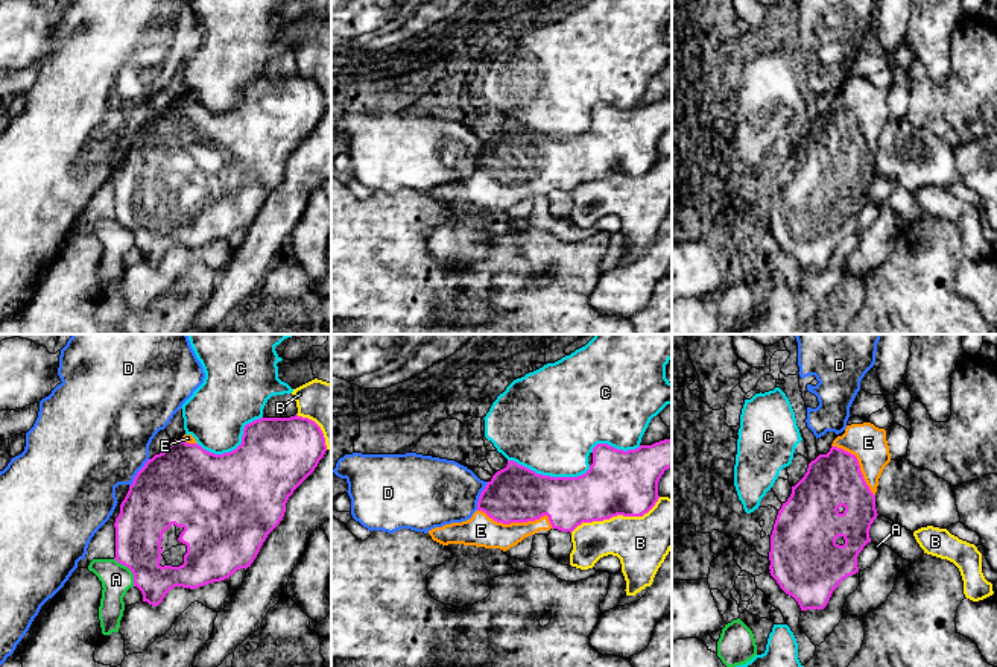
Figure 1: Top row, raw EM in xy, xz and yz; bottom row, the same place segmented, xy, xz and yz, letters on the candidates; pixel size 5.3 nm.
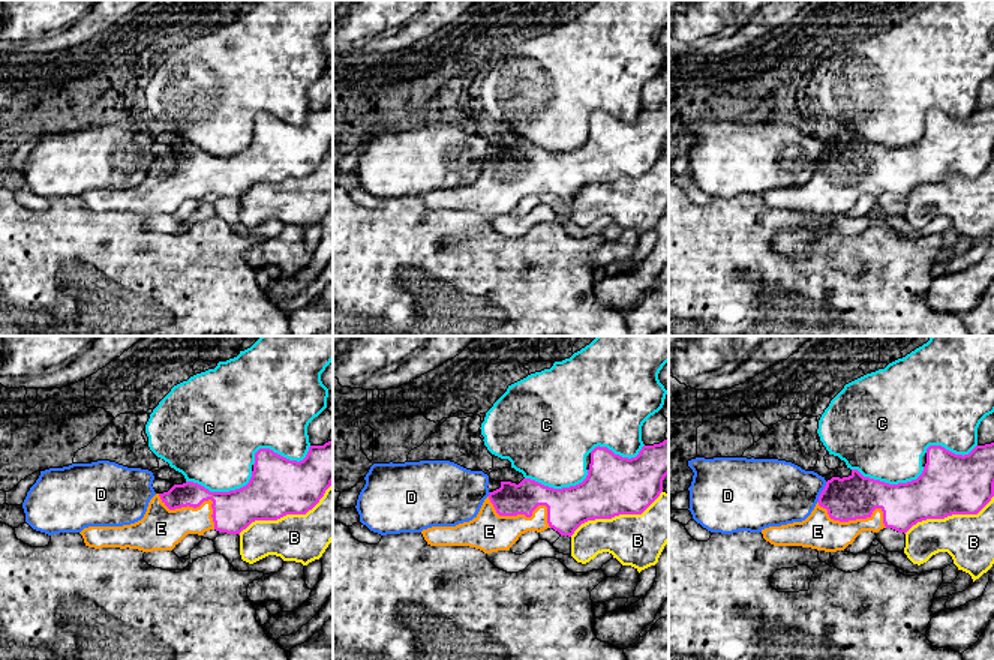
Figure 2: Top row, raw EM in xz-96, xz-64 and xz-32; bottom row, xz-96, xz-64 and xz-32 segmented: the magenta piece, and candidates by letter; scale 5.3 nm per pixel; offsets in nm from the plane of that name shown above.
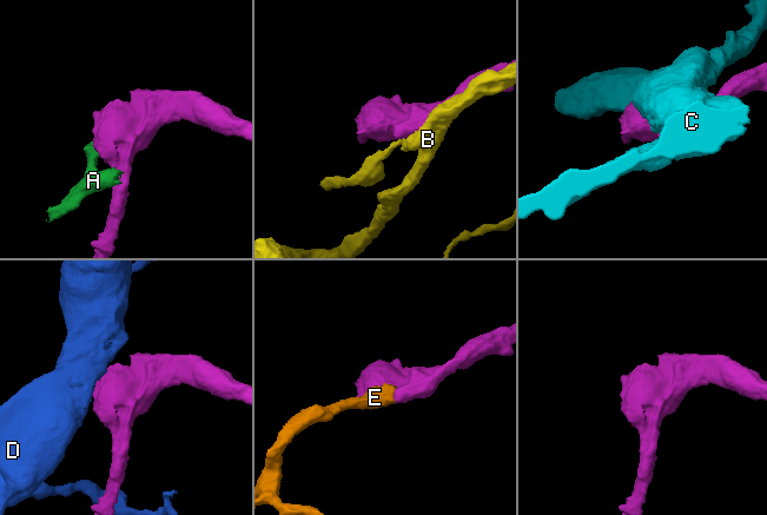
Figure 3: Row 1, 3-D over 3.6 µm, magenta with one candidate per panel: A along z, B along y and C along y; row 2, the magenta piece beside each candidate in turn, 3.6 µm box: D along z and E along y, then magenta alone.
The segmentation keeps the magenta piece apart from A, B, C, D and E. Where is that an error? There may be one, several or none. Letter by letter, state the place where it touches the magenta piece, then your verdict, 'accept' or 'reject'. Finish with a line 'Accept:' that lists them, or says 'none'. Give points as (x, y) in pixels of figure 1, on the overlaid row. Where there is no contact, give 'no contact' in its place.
A: contact xy (129, 569); reject
B: contact xz (616, 515); reject
C: contact xz (549, 476); reject
D: contact xz (481, 496); reject
E: contact xz (519, 521); accept
Accept: E

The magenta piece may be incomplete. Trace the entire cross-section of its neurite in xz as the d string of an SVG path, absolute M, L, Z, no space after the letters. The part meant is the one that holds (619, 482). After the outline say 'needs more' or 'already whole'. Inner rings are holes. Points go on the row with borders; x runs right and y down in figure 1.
M664 439L635 450L617 450L608 444L593 448L590 469L578 477L550 477L508 460L482 491L477 511L462 523L429 530L433 541L448 544L500 548L503 552L540 530L573 532L582 523L603 521L617 515L643 517L658 501L658 482L672 468L672 441Z | needs more

